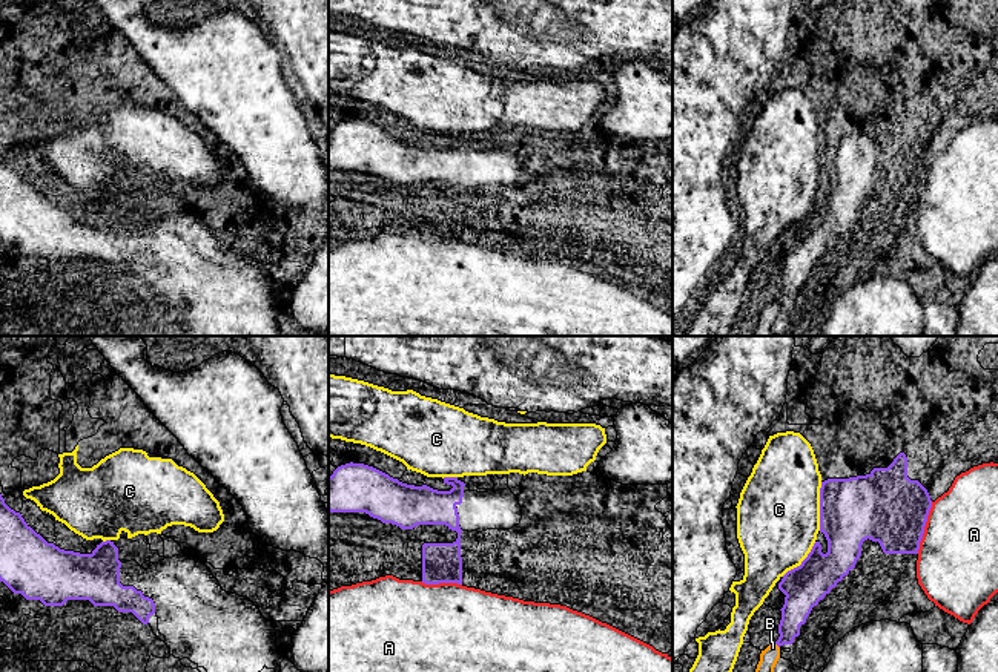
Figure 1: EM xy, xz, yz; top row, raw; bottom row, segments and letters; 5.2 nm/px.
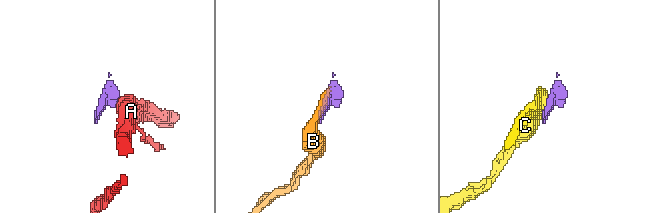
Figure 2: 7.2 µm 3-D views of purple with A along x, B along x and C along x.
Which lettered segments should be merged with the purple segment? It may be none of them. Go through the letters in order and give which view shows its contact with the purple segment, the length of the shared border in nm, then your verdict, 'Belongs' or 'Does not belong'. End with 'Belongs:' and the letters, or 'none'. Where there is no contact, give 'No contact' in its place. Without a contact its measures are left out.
A: Touches purple in yz. Shared border 280 nm. Does not belong
B: Touches purple in yz. Shared border 40 nm. Does not belong
C: Touches purple in yz. Shared border 260 nm. Does not belong
Belongs: none

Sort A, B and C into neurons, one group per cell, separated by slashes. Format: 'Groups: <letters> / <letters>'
Groups: A / B / C

